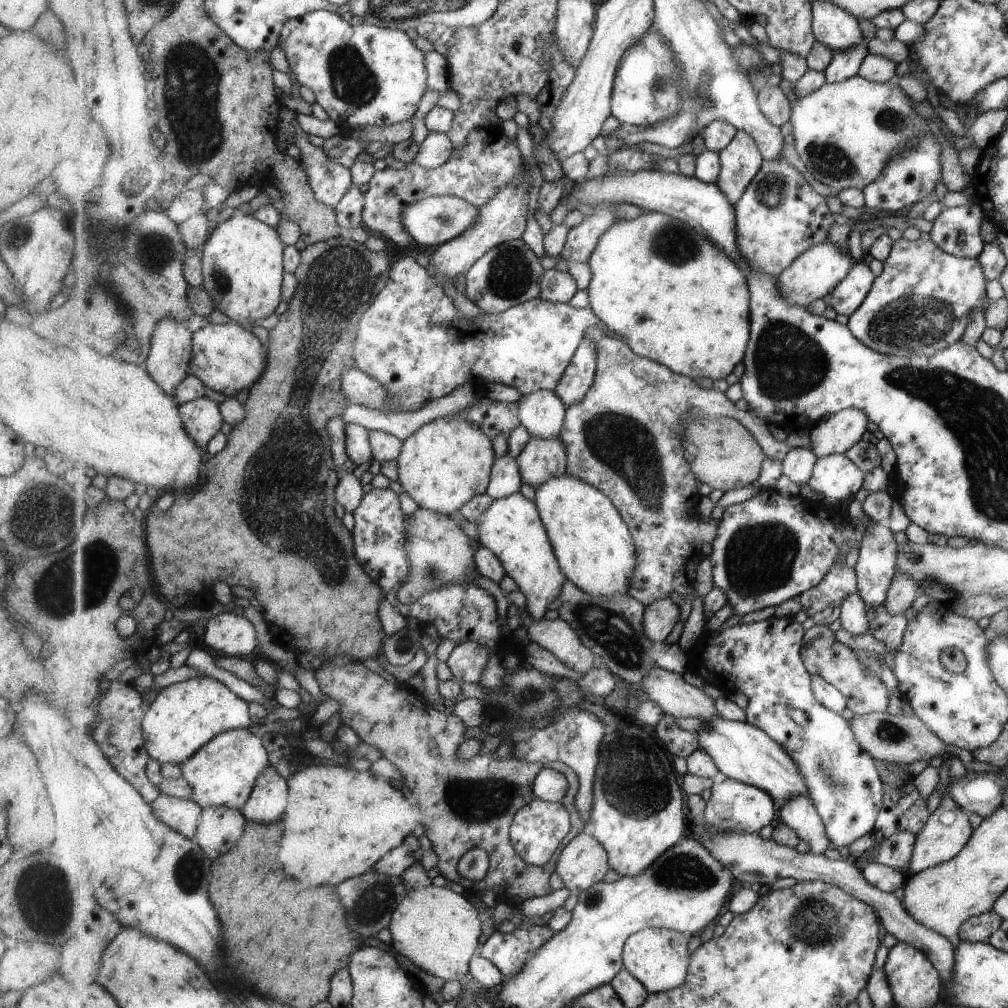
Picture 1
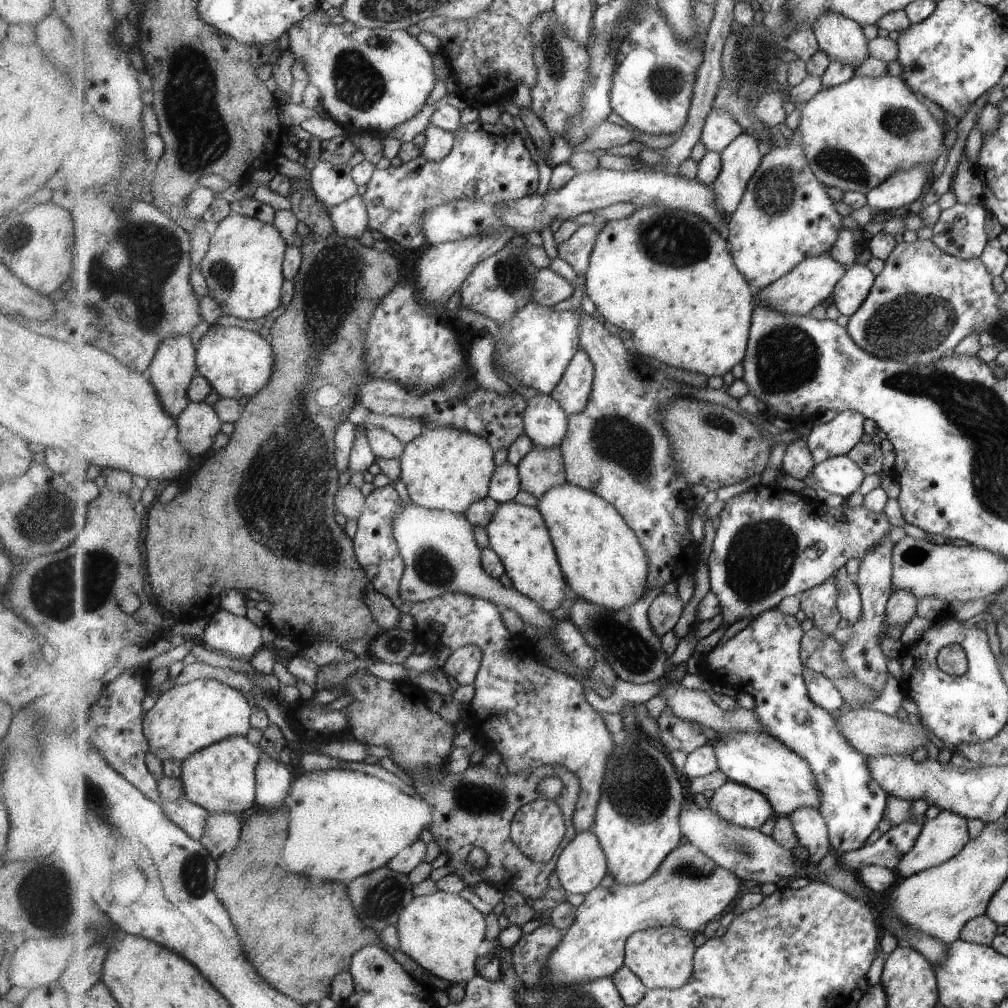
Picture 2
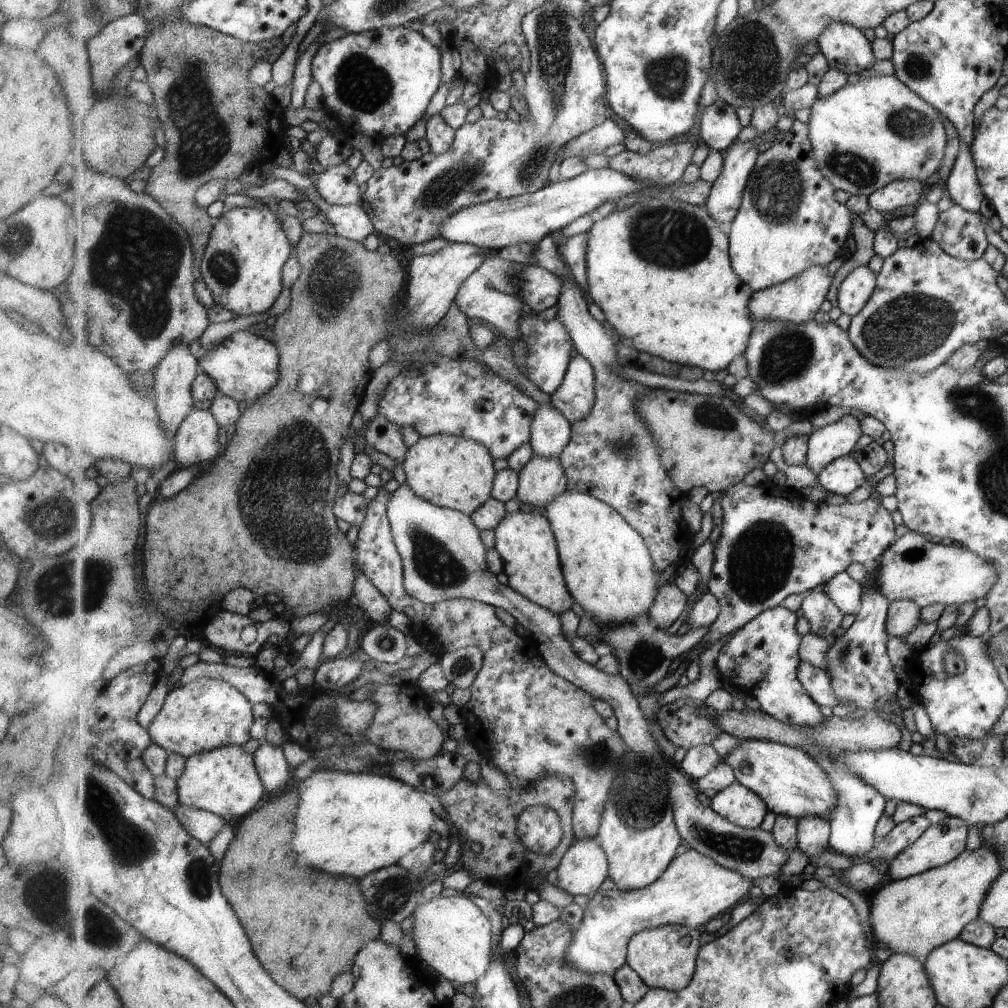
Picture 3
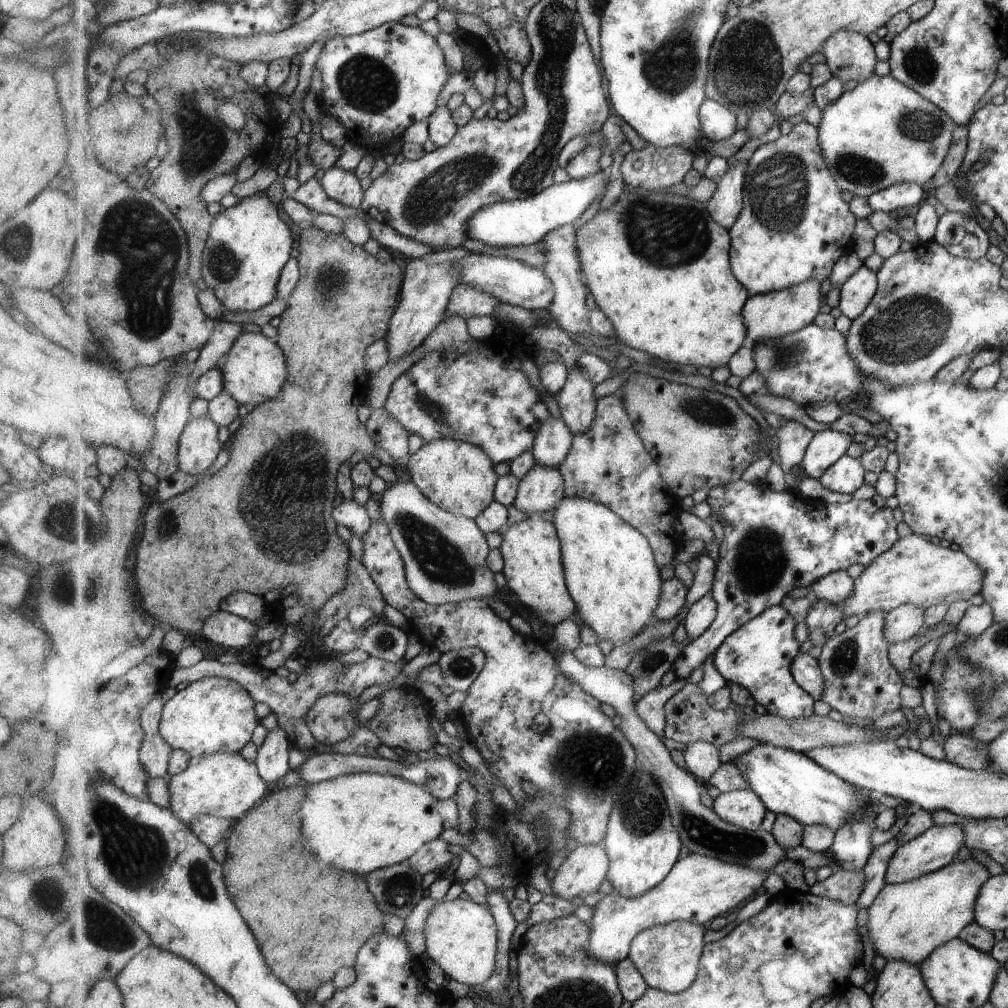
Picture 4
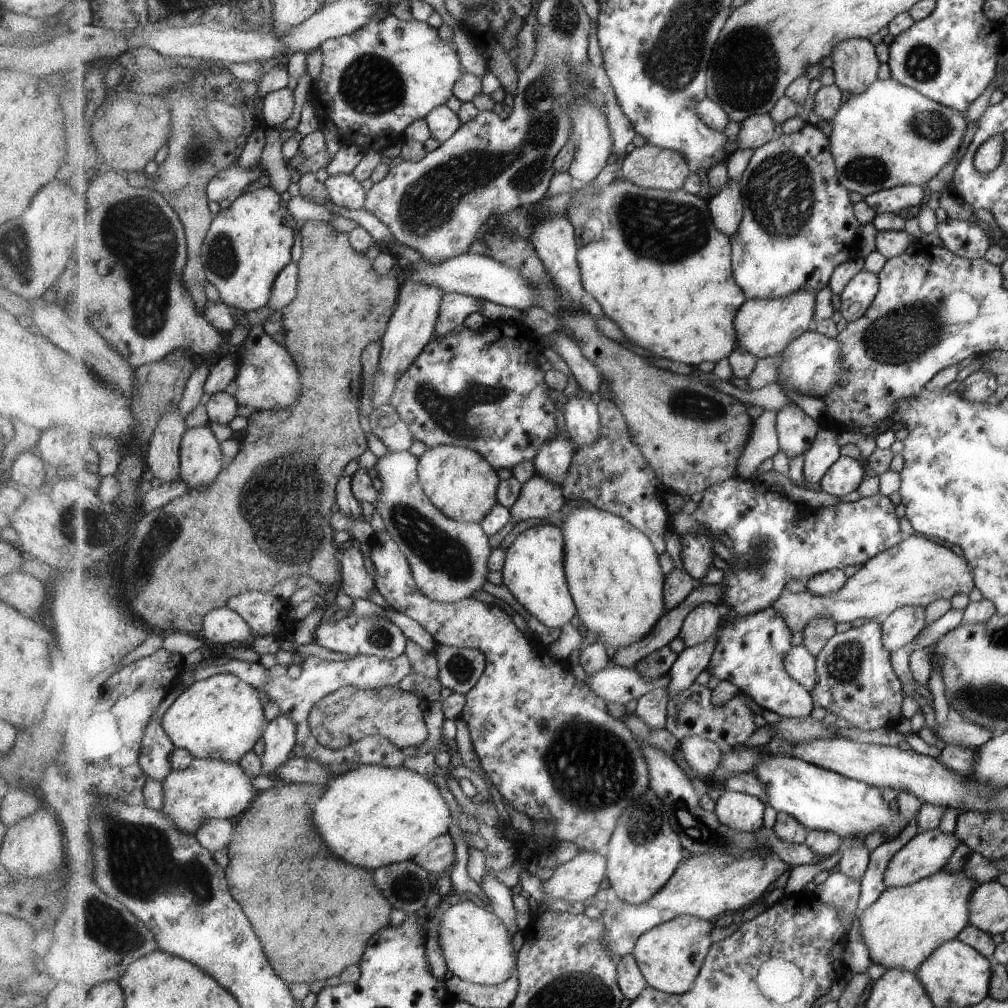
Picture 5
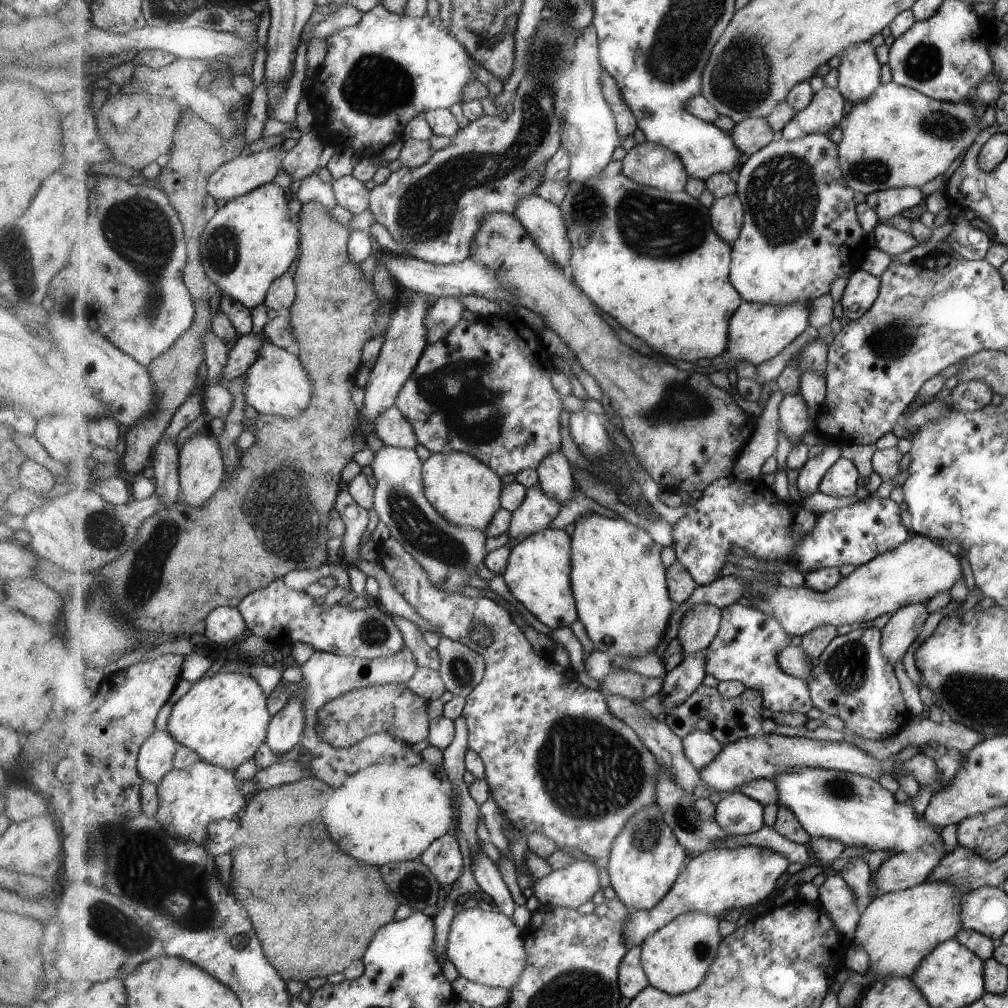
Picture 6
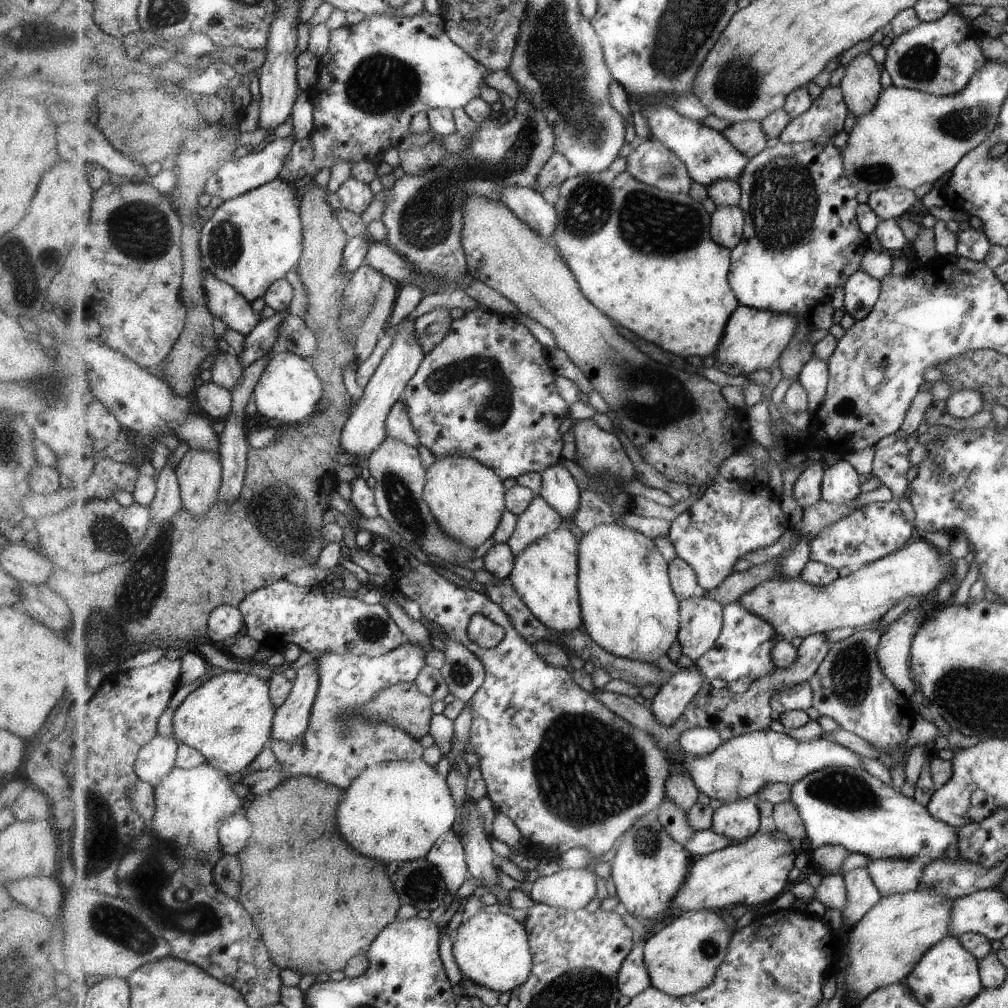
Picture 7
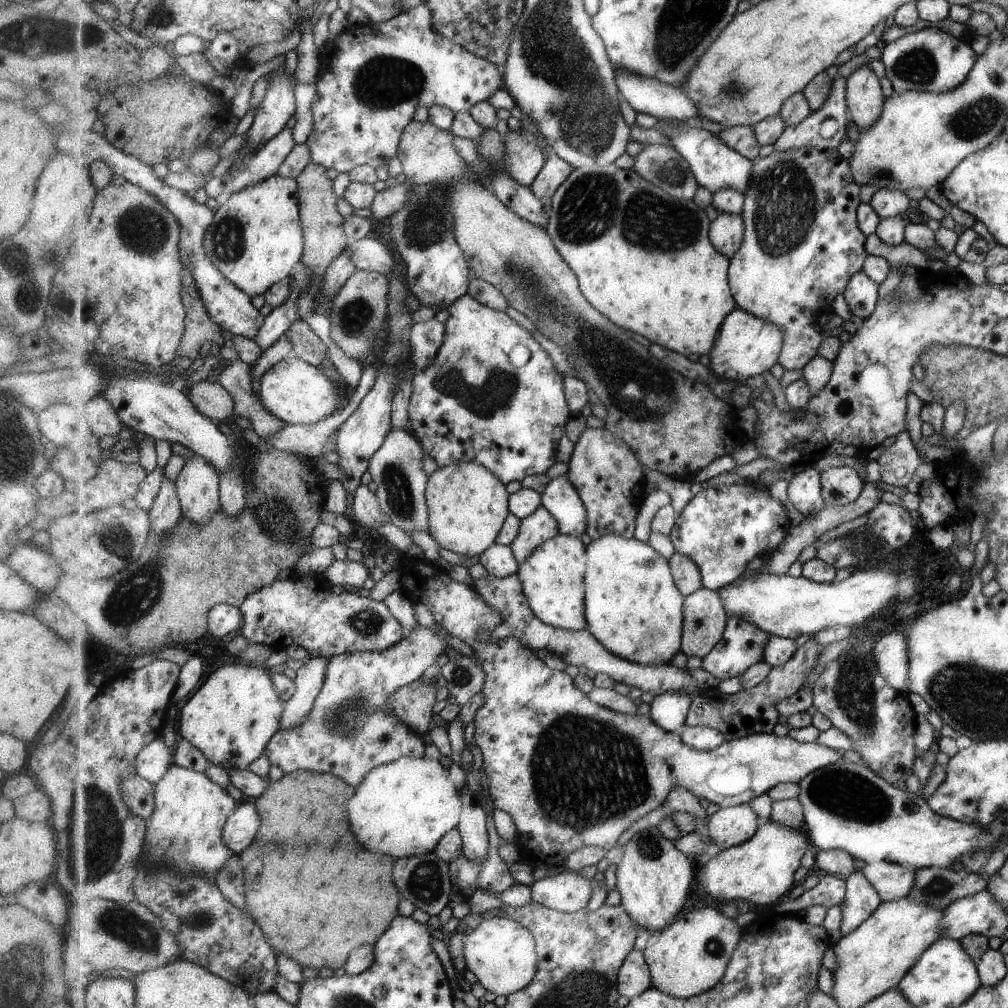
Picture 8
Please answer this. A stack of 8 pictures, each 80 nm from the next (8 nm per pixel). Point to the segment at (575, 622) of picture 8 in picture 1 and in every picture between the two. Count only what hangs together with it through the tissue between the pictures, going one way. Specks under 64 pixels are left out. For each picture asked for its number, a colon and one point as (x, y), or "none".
1: (513, 528)
2: (519, 534)
3: (526, 540)
4: (535, 573)
5: (535, 572)
6: (538, 575)
7: (545, 576)

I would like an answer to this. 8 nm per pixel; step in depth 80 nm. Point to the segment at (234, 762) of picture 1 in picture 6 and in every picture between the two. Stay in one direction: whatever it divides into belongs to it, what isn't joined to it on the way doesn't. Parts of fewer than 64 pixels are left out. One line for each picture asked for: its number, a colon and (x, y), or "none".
2: (222, 777)
3: (225, 780)
4: (225, 785)
5: (209, 789)
6: (190, 799)

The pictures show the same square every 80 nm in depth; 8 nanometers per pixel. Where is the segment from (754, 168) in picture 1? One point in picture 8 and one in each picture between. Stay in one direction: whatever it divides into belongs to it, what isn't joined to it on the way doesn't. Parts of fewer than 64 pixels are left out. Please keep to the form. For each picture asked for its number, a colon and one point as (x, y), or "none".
2: (741, 159)
3: (725, 199)
4: (726, 204)
5: (727, 207)
6: (727, 213)
7: (728, 222)
8: (727, 231)

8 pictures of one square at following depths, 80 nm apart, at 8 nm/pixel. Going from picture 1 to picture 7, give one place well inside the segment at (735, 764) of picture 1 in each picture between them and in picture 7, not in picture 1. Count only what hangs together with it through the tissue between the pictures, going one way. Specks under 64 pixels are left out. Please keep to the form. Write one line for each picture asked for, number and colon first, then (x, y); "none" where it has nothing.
2: (756, 759)
3: (791, 782)
4: (790, 783)
5: (822, 800)
6: (855, 810)
7: (839, 805)

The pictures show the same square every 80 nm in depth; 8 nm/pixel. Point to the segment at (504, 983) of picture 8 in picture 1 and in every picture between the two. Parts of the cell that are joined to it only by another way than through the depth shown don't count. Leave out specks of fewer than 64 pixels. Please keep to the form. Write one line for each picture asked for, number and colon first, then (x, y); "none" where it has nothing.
1: (437, 929)
2: (442, 931)
3: (453, 936)
4: (462, 937)
5: (477, 946)
6: (488, 948)
7: (493, 950)

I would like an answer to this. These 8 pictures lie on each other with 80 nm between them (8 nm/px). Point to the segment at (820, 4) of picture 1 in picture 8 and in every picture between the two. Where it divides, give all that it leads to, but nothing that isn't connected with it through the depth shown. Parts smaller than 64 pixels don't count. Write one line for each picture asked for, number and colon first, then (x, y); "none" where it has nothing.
2: (842, 38)
3: (846, 47)
4: (852, 56)
5: (856, 62)
6: (859, 67)
7: (860, 86)
8: (863, 94)

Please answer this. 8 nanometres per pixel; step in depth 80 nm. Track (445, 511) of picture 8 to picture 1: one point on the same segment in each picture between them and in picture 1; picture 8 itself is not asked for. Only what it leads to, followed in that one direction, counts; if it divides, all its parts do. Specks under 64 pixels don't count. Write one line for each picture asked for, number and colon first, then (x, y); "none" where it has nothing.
1: (446, 463)
2: (445, 468)
3: (454, 472)
4: (461, 478)
5: (462, 483)
6: (464, 489)
7: (469, 499)

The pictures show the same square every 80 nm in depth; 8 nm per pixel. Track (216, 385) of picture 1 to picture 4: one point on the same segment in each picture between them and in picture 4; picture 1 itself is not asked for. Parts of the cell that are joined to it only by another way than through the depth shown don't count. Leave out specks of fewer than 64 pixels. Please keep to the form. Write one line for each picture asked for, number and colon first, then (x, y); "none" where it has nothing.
2: (237, 362)
3: (245, 366)
4: (255, 369)

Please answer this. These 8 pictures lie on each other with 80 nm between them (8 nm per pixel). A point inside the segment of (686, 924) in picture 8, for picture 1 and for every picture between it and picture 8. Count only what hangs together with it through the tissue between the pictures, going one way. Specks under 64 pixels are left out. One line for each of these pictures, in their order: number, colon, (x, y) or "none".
1: (659, 957)
2: (663, 957)
3: (666, 957)
4: (668, 955)
5: (671, 956)
6: (676, 958)
7: (683, 957)

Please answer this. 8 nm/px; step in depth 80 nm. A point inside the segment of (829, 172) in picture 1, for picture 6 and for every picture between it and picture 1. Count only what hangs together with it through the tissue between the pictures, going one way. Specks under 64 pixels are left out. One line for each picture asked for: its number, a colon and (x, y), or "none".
2: (856, 134)
3: (867, 134)
4: (882, 132)
5: (890, 135)
6: (898, 137)

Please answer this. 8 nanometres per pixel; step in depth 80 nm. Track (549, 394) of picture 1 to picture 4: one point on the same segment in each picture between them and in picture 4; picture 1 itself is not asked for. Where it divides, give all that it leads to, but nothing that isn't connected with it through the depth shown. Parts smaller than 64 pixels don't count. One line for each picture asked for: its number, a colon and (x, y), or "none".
2: (547, 423)
3: (551, 431)
4: (554, 440)

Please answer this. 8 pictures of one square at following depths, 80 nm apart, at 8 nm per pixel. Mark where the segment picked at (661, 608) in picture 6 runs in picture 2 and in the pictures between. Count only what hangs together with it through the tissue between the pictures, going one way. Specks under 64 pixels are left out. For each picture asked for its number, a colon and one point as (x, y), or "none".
2: (603, 559)
3: (609, 569)
4: (612, 572)
5: (615, 575)

